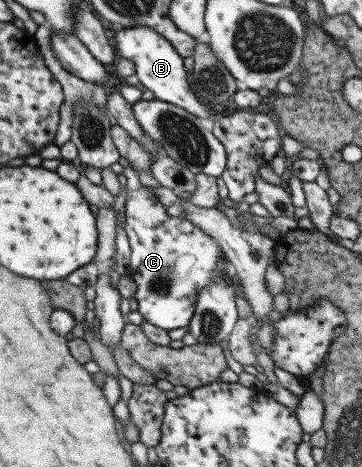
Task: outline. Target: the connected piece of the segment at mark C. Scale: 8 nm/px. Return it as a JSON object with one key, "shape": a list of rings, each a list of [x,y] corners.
{"shape":[[[123,168],[126,177],[126,201],[124,204],[124,231],[130,246],[130,259],[127,274],[136,284],[134,298],[137,302],[137,311],[149,324],[169,331],[173,328],[185,328],[191,320],[198,292],[204,286],[212,283],[227,273],[227,260],[218,247],[218,244],[208,234],[205,234],[197,225],[189,222],[184,216],[169,217],[164,206],[156,196],[145,186],[139,183],[137,172]]]}

